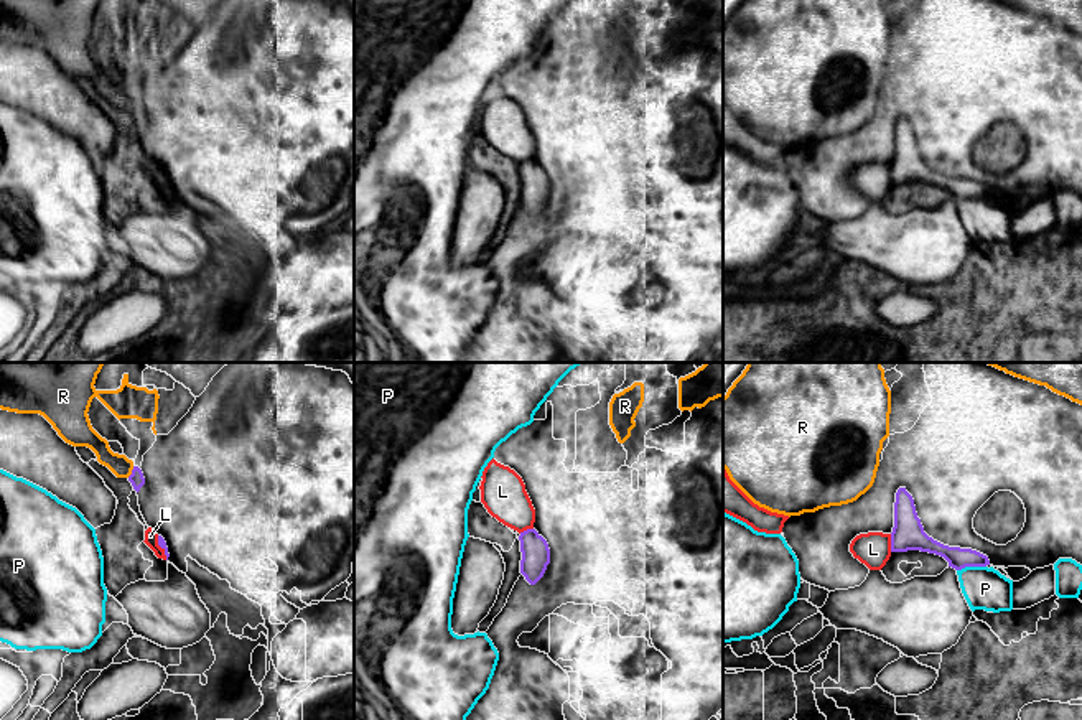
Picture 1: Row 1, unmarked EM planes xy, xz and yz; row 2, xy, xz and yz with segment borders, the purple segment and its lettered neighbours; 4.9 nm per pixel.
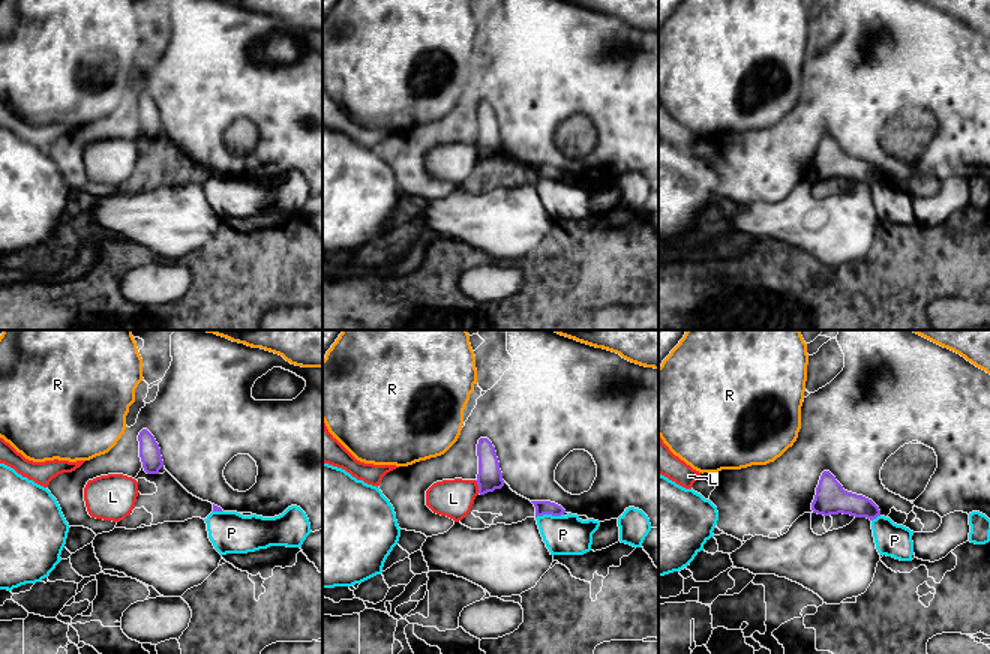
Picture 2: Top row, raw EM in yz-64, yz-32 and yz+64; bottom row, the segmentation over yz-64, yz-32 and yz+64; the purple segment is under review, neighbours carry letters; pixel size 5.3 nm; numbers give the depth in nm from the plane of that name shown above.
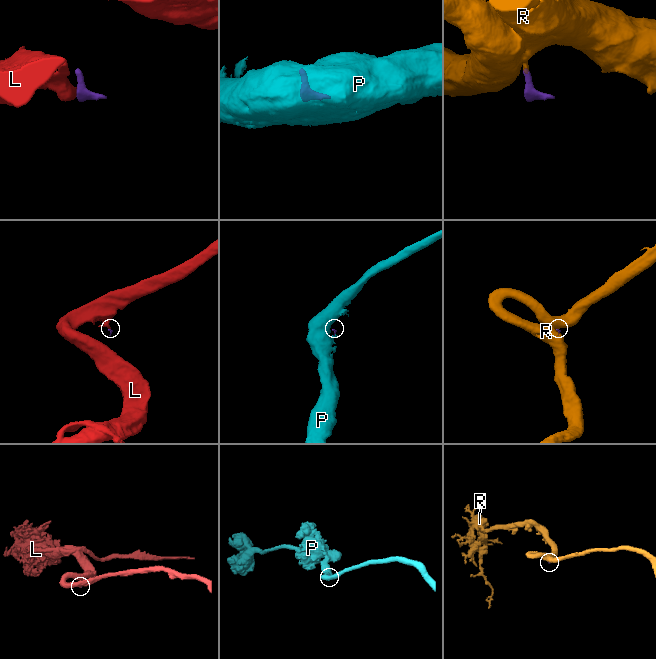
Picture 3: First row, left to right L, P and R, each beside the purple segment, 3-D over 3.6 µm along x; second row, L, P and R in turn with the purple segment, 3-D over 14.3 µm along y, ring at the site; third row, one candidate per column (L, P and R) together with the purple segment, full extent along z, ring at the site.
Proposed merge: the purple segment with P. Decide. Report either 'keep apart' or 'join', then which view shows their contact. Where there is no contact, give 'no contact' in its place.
keep apart; meets purple in yz

